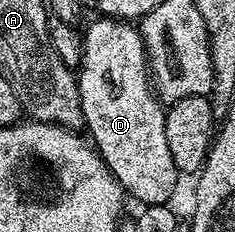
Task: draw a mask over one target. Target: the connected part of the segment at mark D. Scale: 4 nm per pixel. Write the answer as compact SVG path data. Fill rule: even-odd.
M106 16L94 20L96 22L89 23L87 30L82 31L83 60L77 70L83 126L95 149L103 157L103 163L130 197L132 194L143 206L168 205L179 186L181 175L173 164L169 143L165 140L165 106L151 84L143 37L130 21Z

